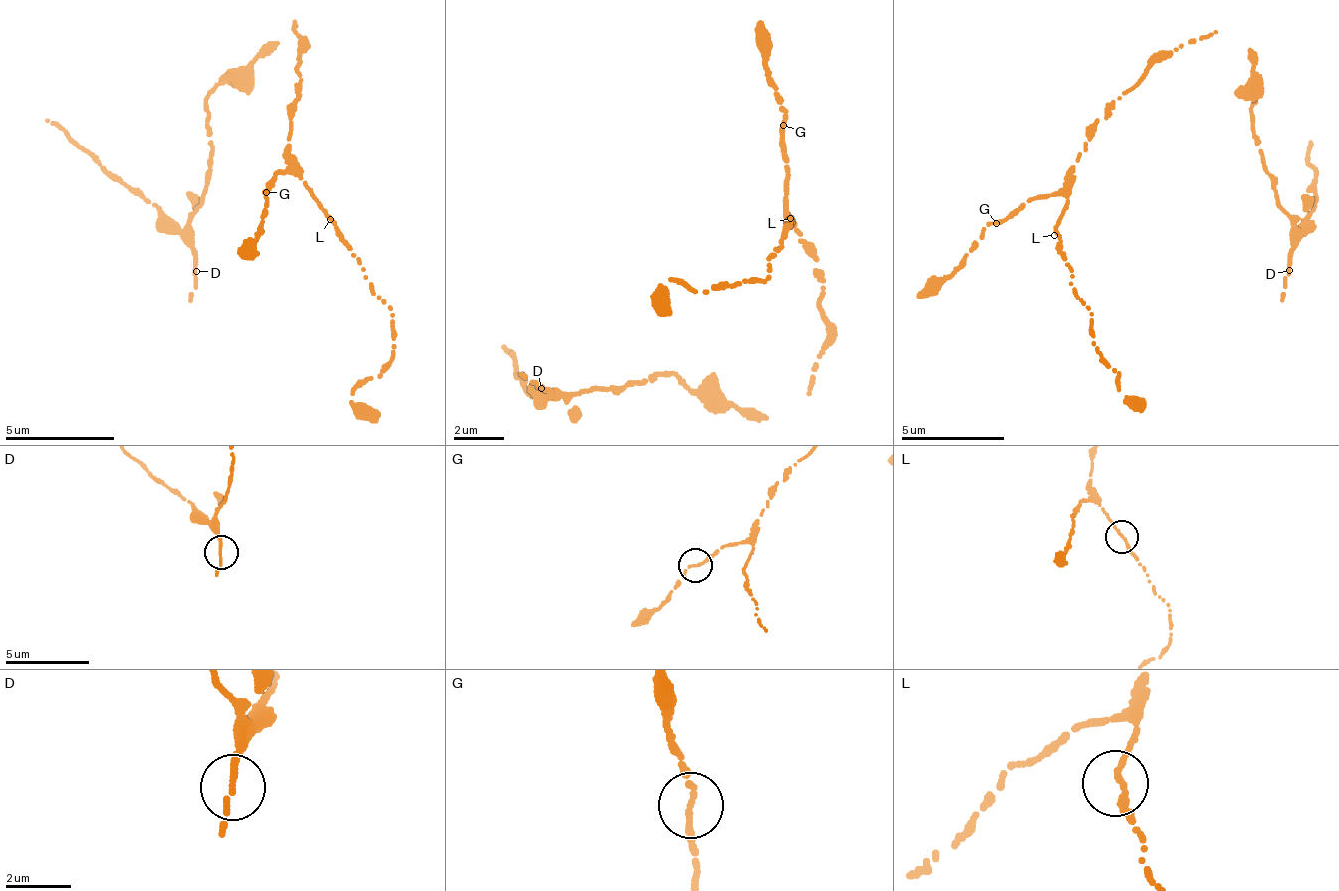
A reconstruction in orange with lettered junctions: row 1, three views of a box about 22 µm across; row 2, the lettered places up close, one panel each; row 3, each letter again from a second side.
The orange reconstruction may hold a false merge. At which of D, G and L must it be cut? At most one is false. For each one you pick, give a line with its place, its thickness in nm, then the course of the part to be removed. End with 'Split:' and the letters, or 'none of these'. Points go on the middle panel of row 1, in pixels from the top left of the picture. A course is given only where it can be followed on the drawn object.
Split: none of these

